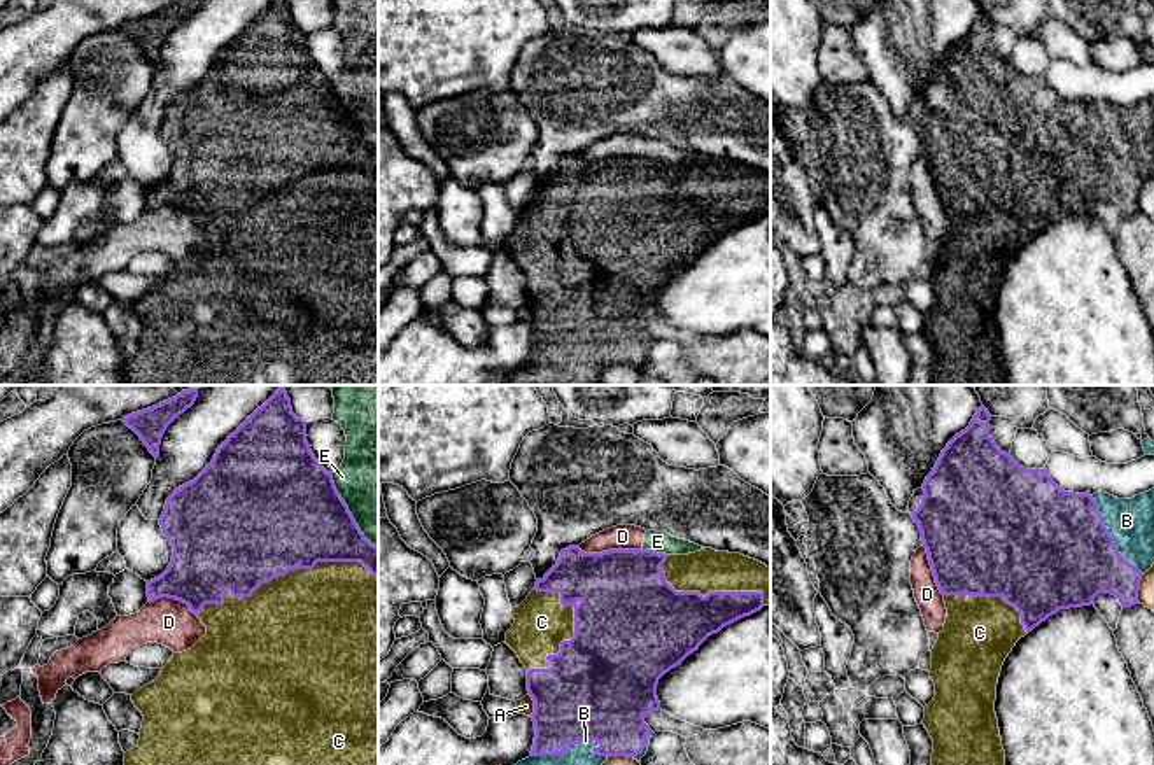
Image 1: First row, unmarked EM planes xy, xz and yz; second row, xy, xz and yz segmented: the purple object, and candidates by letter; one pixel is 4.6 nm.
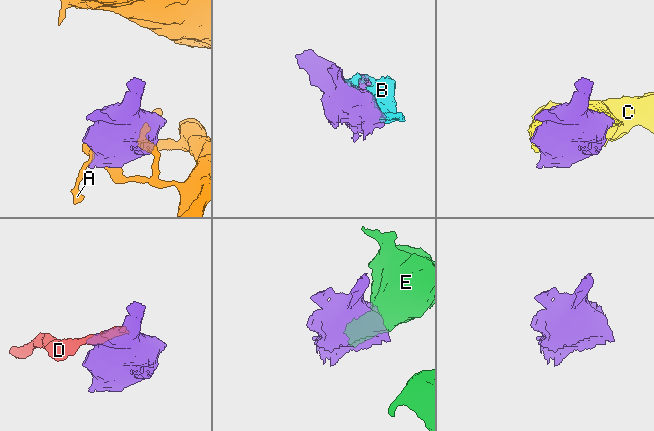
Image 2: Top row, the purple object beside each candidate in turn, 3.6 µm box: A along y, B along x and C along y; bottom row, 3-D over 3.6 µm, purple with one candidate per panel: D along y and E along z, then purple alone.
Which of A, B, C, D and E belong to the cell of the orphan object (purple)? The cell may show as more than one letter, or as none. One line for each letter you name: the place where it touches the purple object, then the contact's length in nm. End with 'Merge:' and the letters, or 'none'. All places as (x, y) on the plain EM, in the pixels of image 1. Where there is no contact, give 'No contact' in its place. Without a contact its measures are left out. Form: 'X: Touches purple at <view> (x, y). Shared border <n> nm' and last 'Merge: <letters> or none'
B: Touches purple at xz (573, 350). Shared border 360 nm
C: Touches purple at xy (282, 182). Shared border 850 nm
Merge: B, C

